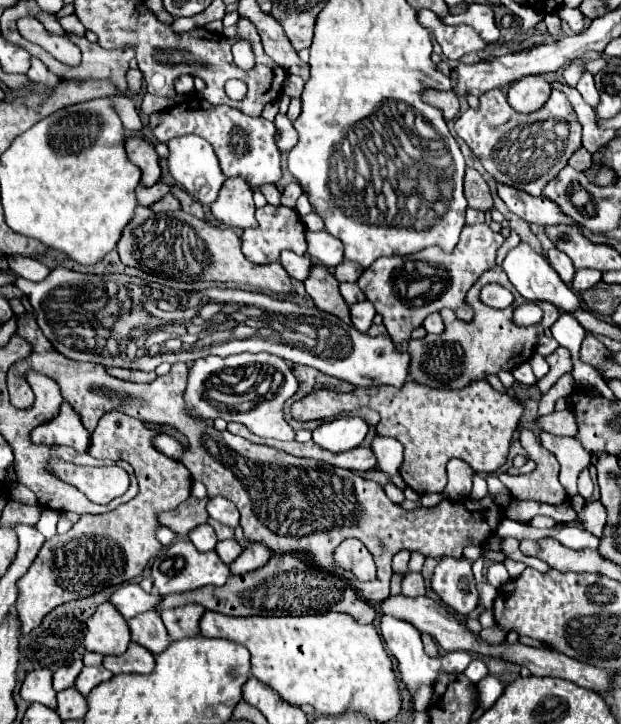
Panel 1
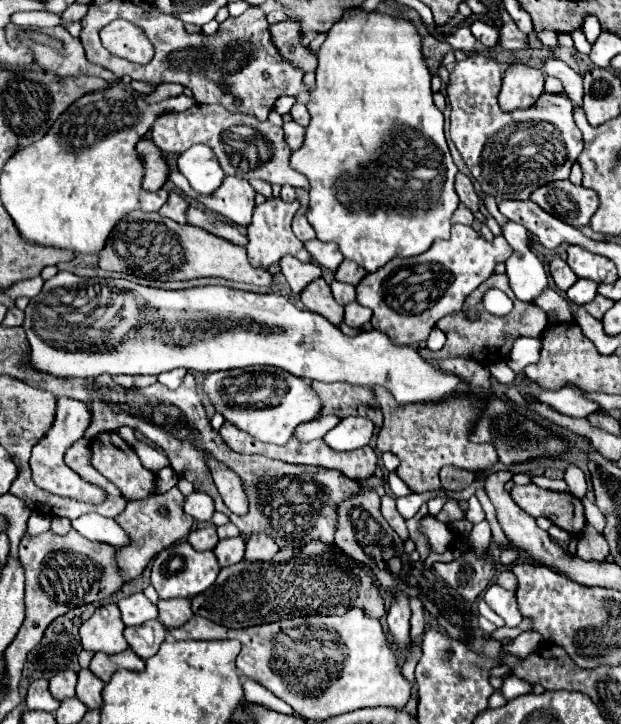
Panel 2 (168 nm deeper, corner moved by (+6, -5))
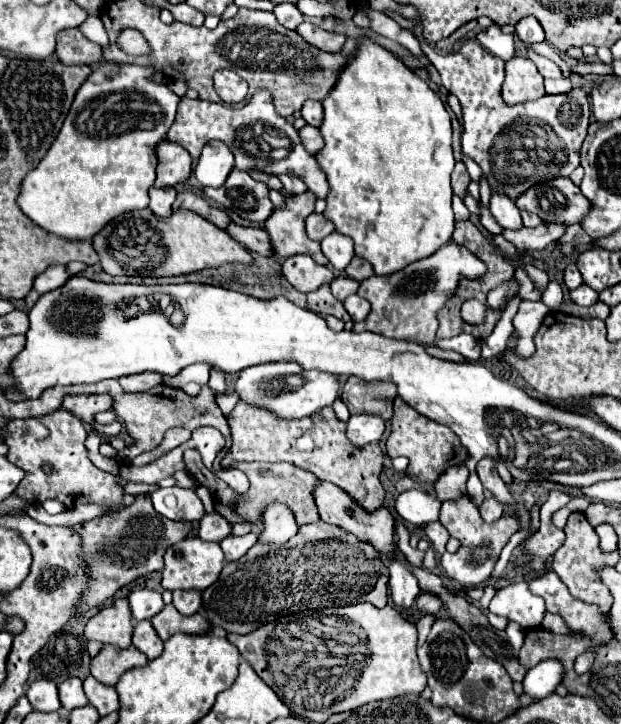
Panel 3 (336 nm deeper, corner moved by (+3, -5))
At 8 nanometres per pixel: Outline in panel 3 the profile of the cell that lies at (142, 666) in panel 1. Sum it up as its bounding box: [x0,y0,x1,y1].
[91,646,149,686]

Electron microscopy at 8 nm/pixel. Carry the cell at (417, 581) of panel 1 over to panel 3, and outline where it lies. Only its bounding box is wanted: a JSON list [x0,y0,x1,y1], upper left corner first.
[415,594,441,614]

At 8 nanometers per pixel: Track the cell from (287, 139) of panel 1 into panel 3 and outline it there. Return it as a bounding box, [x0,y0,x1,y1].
[299,126,323,154]

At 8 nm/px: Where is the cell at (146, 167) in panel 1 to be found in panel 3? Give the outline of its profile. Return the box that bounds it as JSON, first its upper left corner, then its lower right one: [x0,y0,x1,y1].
[155,140,191,188]

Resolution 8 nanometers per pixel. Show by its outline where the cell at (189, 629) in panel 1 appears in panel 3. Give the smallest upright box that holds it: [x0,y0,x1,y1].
[171,590,201,616]

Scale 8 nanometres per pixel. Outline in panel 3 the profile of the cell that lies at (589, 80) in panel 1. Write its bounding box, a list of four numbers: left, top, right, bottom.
[527,50,563,78]

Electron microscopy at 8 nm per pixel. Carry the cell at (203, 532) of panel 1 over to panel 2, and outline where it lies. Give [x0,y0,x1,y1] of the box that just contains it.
[188,526,218,550]

